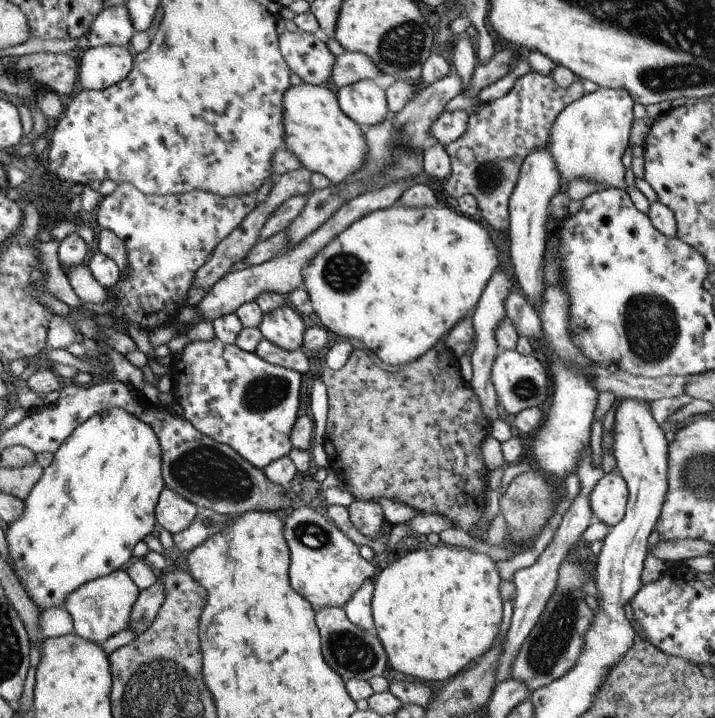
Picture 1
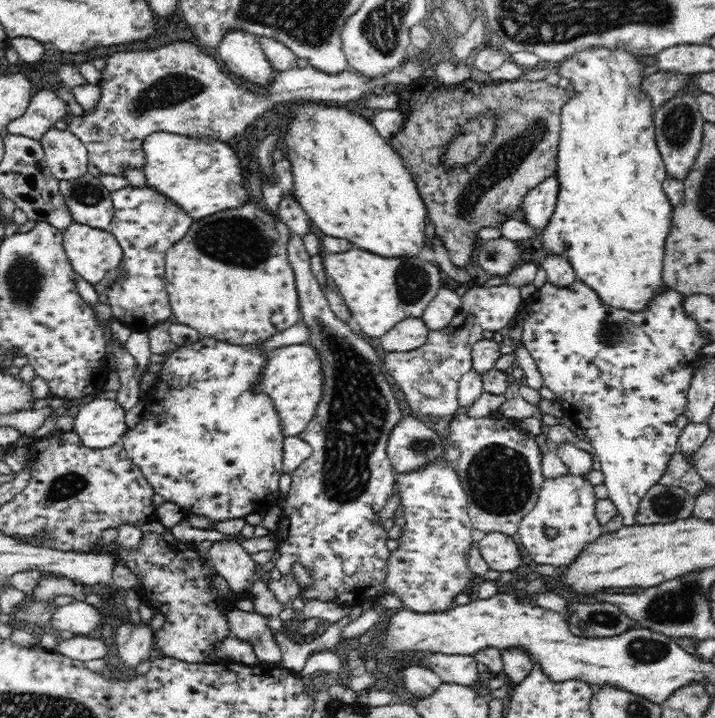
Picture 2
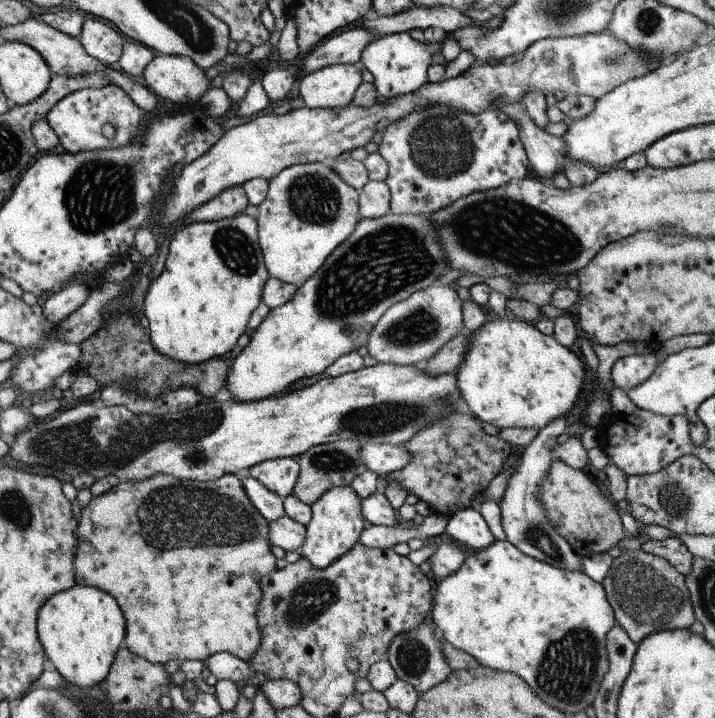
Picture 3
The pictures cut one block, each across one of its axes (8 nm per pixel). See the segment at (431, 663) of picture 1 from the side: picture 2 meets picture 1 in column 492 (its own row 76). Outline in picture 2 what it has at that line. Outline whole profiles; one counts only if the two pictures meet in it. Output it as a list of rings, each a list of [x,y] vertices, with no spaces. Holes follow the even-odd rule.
[[[602,47],[583,50],[560,63],[557,73],[562,78],[568,78],[568,80],[572,81],[575,93],[561,110],[561,131],[559,132],[557,171],[555,172],[559,182],[558,200],[548,224],[544,226],[544,230],[539,234],[541,246],[546,250],[547,254],[564,257],[572,265],[577,280],[590,287],[594,294],[600,297],[602,304],[614,307],[614,309],[634,311],[636,313],[645,311],[651,305],[656,295],[665,293],[665,290],[668,289],[668,286],[665,286],[663,281],[663,258],[665,255],[665,242],[672,226],[674,208],[663,189],[663,180],[667,176],[667,168],[664,165],[660,151],[658,151],[658,147],[656,147],[656,143],[654,143],[652,116],[655,109],[652,108],[650,99],[638,87],[640,86],[640,80],[644,78],[642,68],[644,68],[644,62],[639,57],[632,55],[632,53],[626,53],[622,49],[610,50]]]

